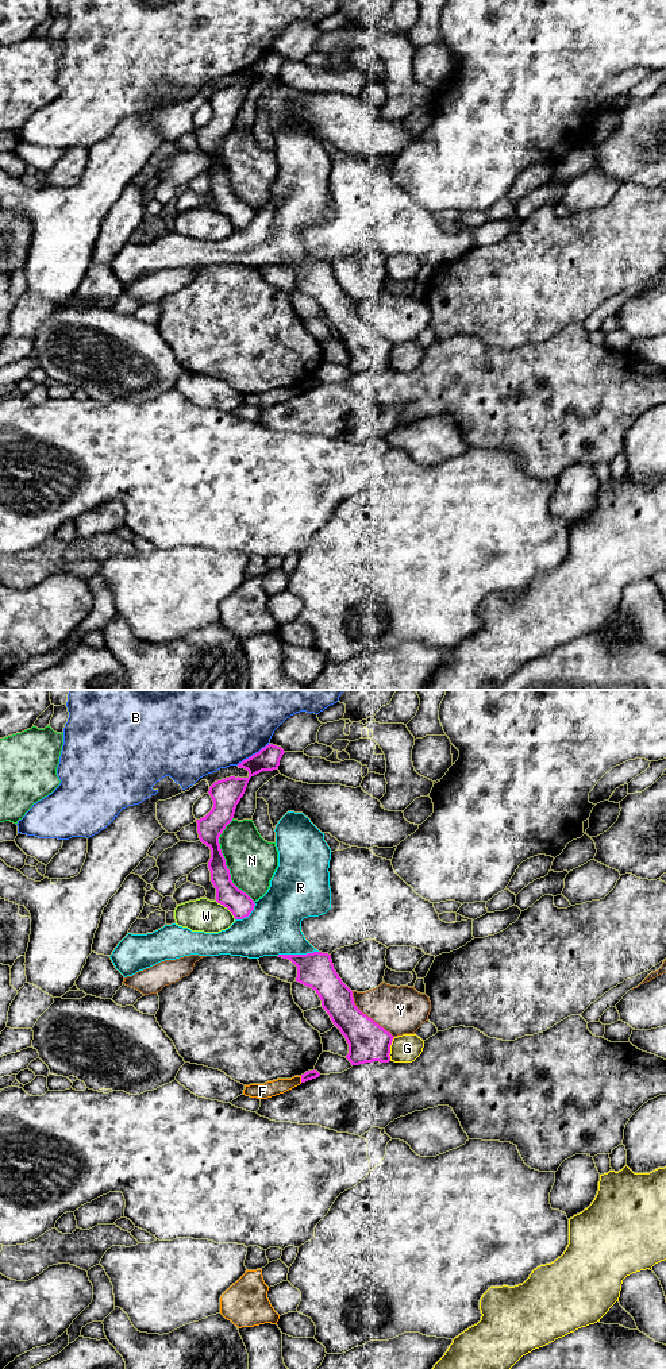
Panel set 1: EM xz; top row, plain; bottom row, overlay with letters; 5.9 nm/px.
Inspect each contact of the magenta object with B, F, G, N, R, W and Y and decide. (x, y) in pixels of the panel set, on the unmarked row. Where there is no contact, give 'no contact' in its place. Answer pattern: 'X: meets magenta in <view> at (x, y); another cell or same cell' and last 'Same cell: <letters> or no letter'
B: meets magenta in xz at (253, 64); another cell
F: meets magenta in xz at (301, 388); another cell
G: meets magenta in xz at (389, 358); another cell
N: meets magenta in xz at (224, 169); another cell
R: meets magenta in xz at (297, 263); another cell
W: meets magenta in xz at (226, 215); another cell
Y: meets magenta in xz at (366, 324); another cell
Same cell: no letter

